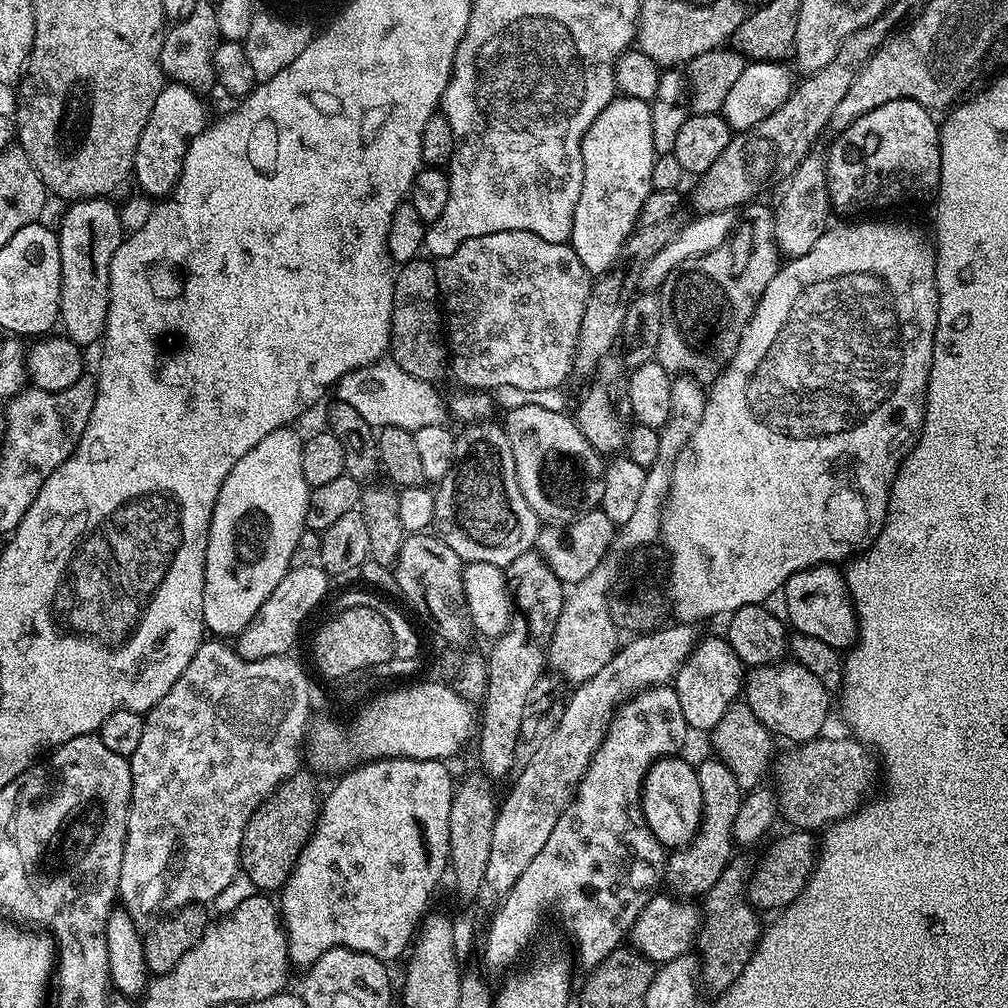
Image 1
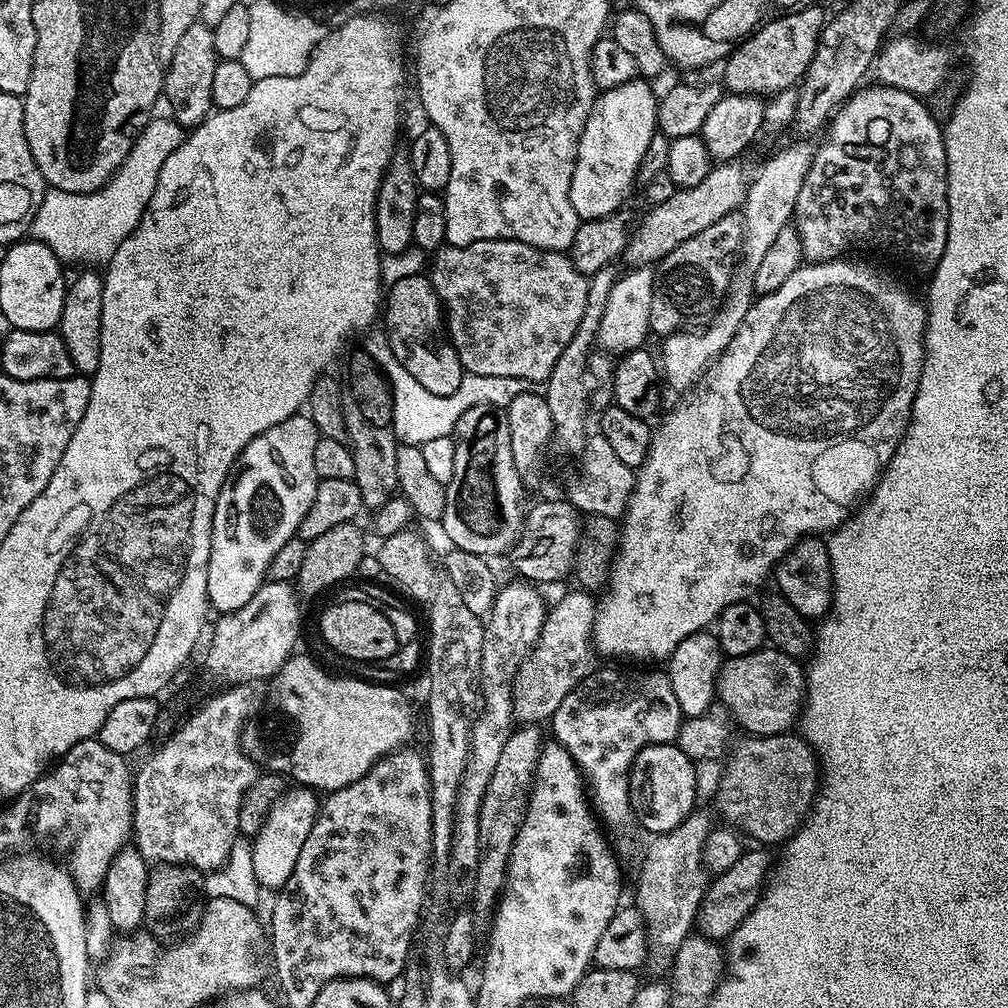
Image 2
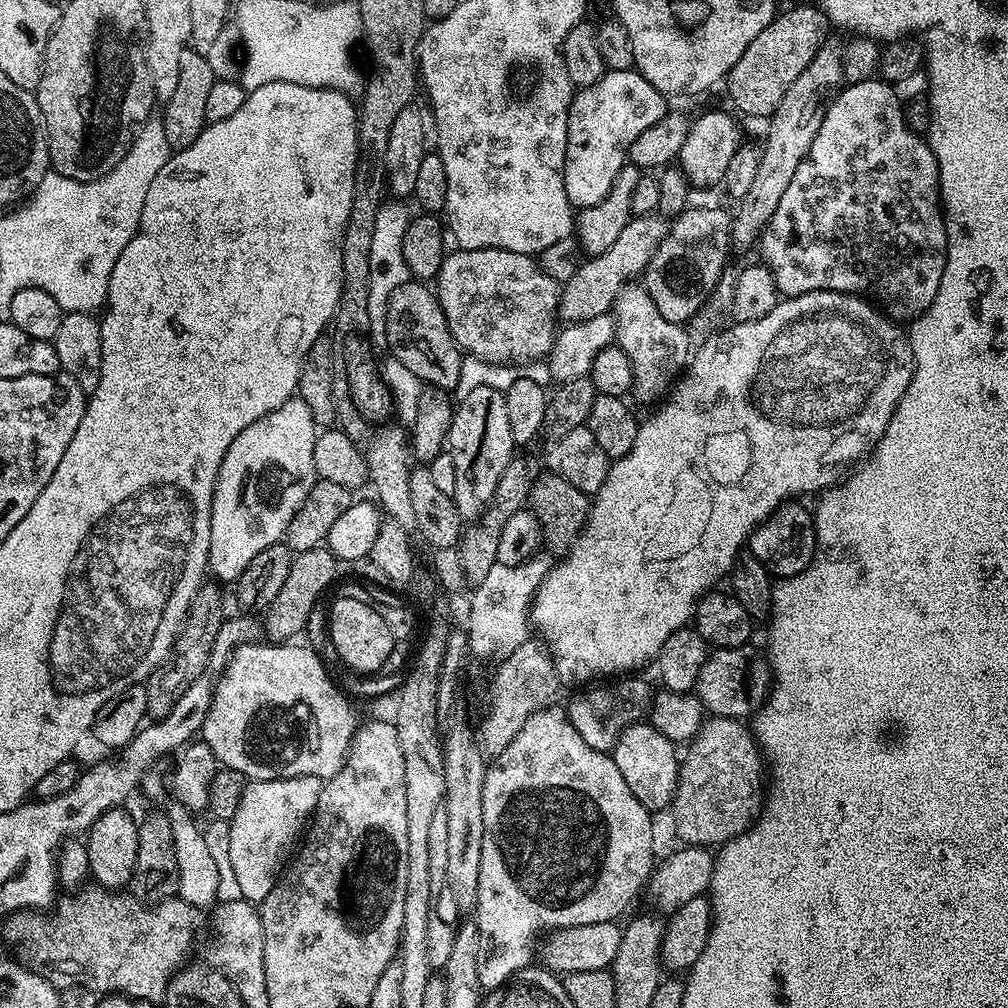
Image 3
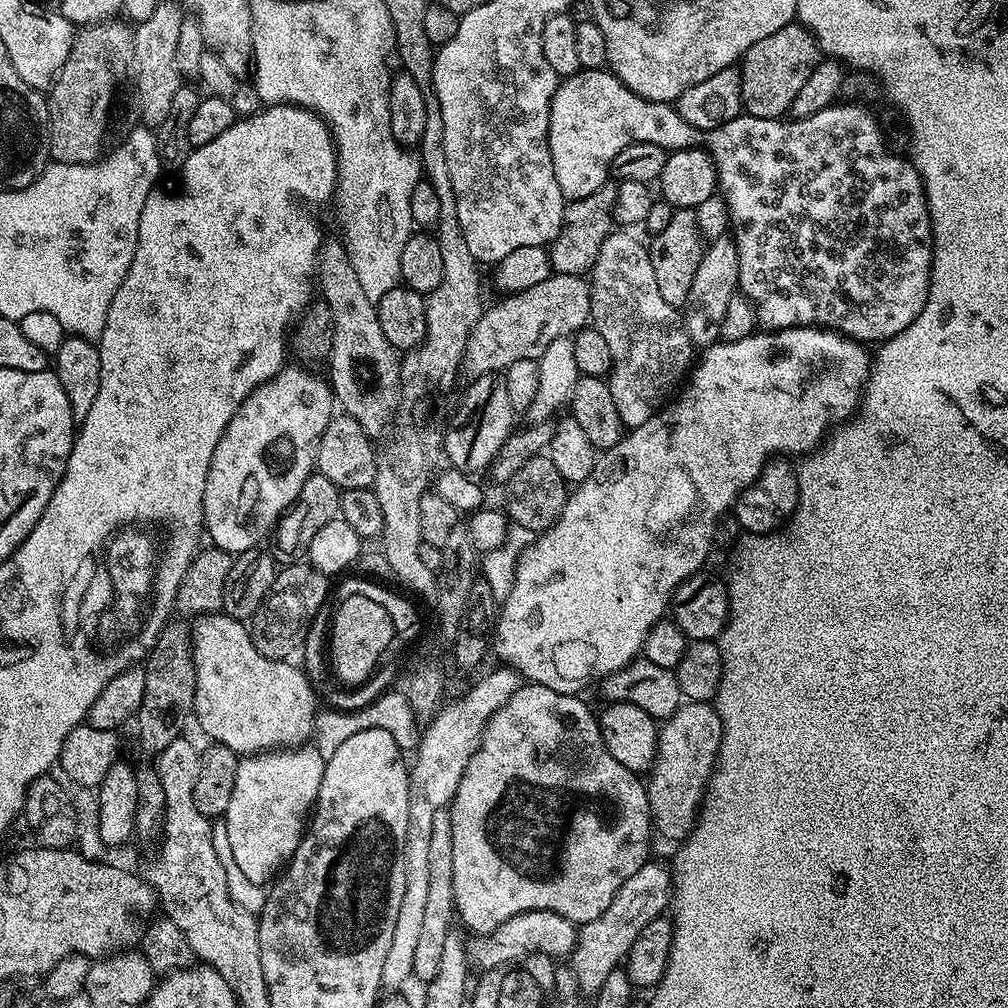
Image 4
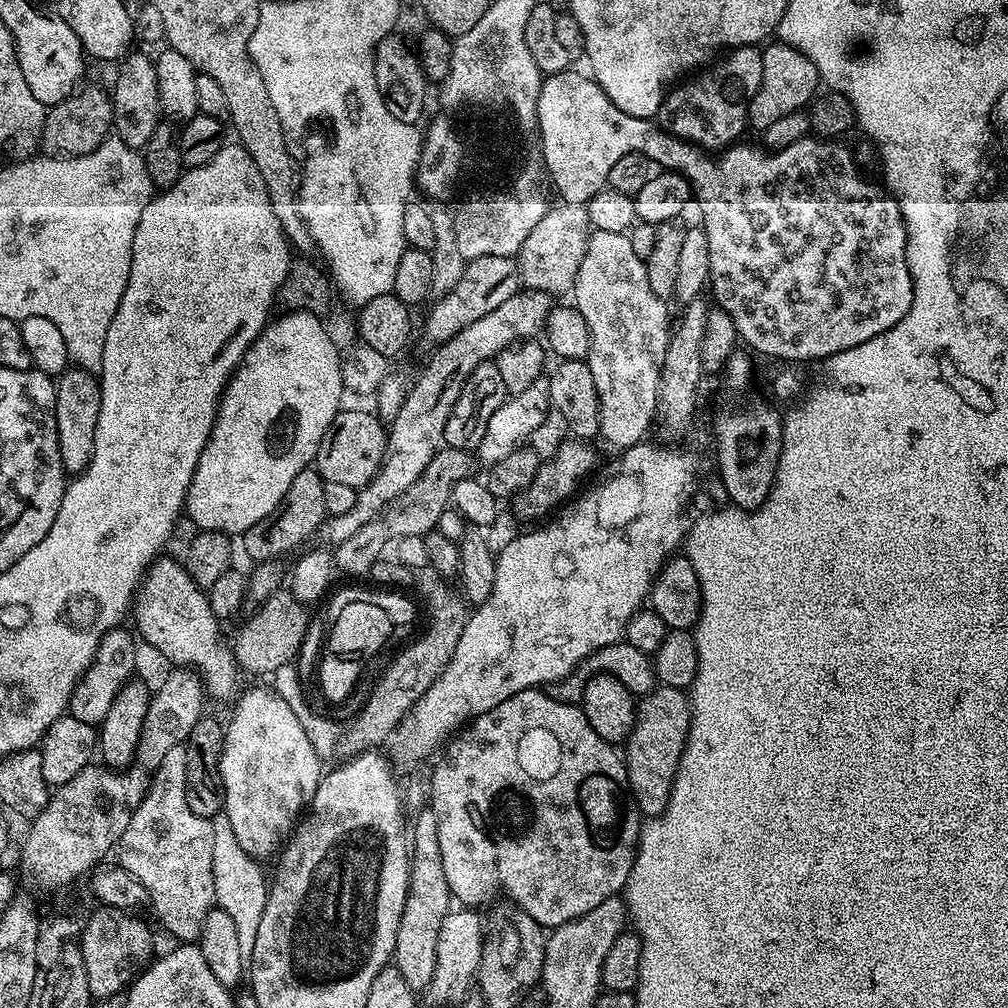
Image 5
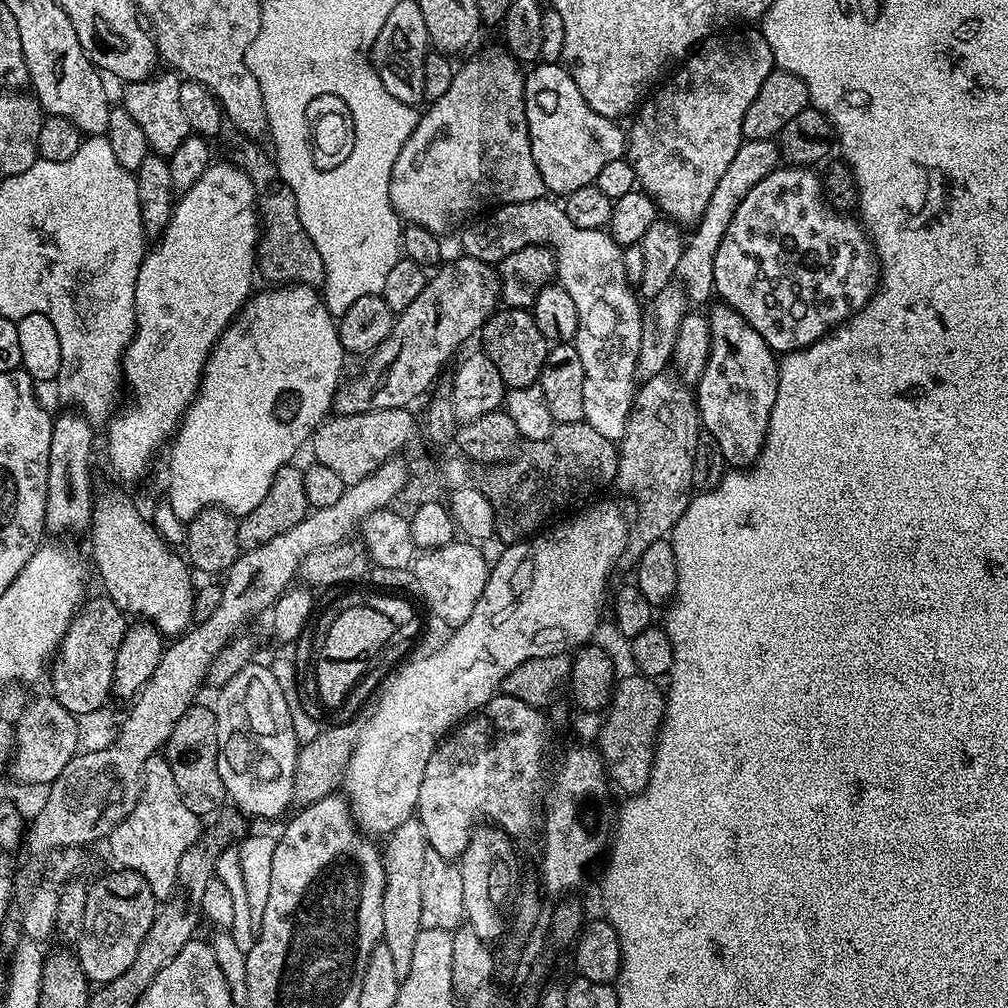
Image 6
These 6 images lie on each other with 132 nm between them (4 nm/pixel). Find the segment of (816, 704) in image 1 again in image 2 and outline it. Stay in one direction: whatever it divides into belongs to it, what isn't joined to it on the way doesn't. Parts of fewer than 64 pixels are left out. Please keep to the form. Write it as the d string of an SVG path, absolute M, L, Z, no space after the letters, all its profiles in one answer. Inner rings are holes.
M765 646L759 648L757 651L752 651L748 655L738 655L727 657L722 663L720 667L719 676L716 679L716 692L717 692L717 699L721 702L722 705L727 707L728 711L733 718L733 721L740 727L740 725L744 728L744 732L748 733L749 735L756 735L756 736L775 736L775 735L783 735L787 733L791 728L789 728L792 724L797 721L799 717L799 713L802 708L803 697L806 692L806 674L803 668L803 665L795 658L790 655L782 654L781 651L778 651L776 648L771 646Z

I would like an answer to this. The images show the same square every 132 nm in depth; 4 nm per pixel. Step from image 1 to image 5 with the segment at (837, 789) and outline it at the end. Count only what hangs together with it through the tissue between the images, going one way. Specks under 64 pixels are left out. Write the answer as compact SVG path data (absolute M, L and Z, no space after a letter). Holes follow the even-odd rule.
M656 686L639 701L636 721L623 745L622 755L632 797L645 817L660 816L666 810L691 721L692 701L683 688Z

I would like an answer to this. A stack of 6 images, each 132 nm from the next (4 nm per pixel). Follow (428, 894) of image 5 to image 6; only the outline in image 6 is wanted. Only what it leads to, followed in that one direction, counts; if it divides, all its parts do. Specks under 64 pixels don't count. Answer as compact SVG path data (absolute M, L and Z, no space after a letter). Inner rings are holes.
M413 818L399 824L398 827L396 827L395 830L387 837L386 843L388 843L388 848L386 844L386 847L382 852L384 857L384 869L388 871L386 874L386 890L384 891L384 897L382 898L382 926L384 927L384 938L382 943L386 946L390 946L390 954L392 955L394 966L398 969L400 977L403 978L406 974L410 974L410 961L414 958L414 942L417 941L418 934L420 933L422 927L422 890L424 889L424 870L428 867L428 839L426 838L424 826L420 819Z

